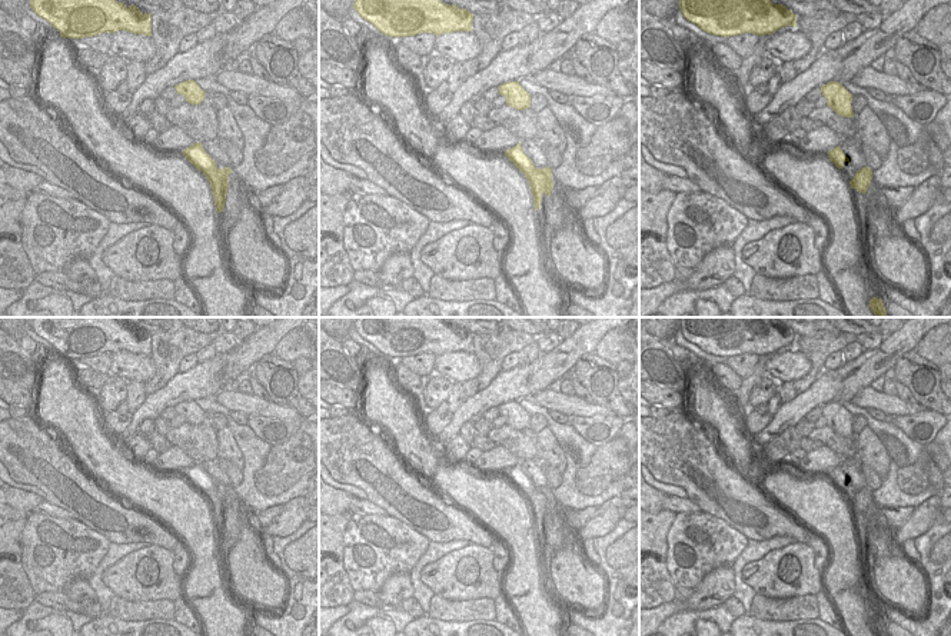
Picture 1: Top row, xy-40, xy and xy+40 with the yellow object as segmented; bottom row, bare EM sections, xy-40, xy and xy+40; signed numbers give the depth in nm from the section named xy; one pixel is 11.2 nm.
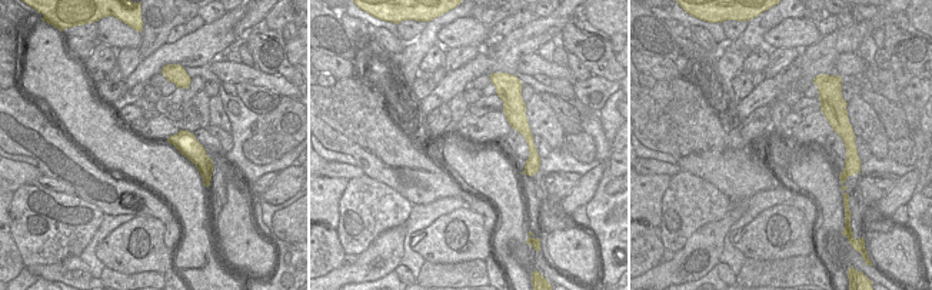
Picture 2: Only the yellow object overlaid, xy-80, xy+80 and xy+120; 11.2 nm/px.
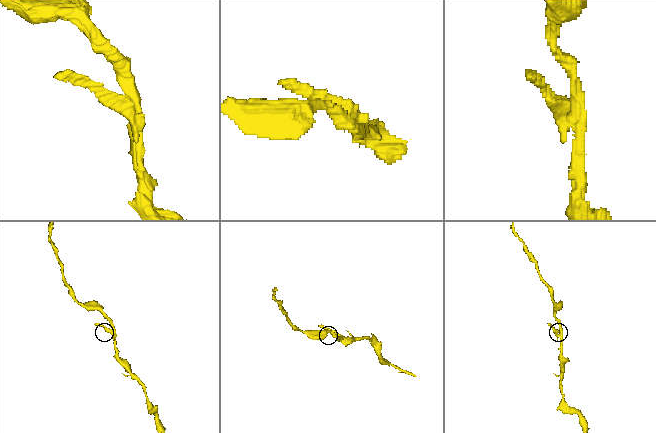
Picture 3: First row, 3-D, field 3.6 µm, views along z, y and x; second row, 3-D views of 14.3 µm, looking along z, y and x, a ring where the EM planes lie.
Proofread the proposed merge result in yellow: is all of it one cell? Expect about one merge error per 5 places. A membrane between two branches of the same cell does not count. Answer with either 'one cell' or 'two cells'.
two cells

